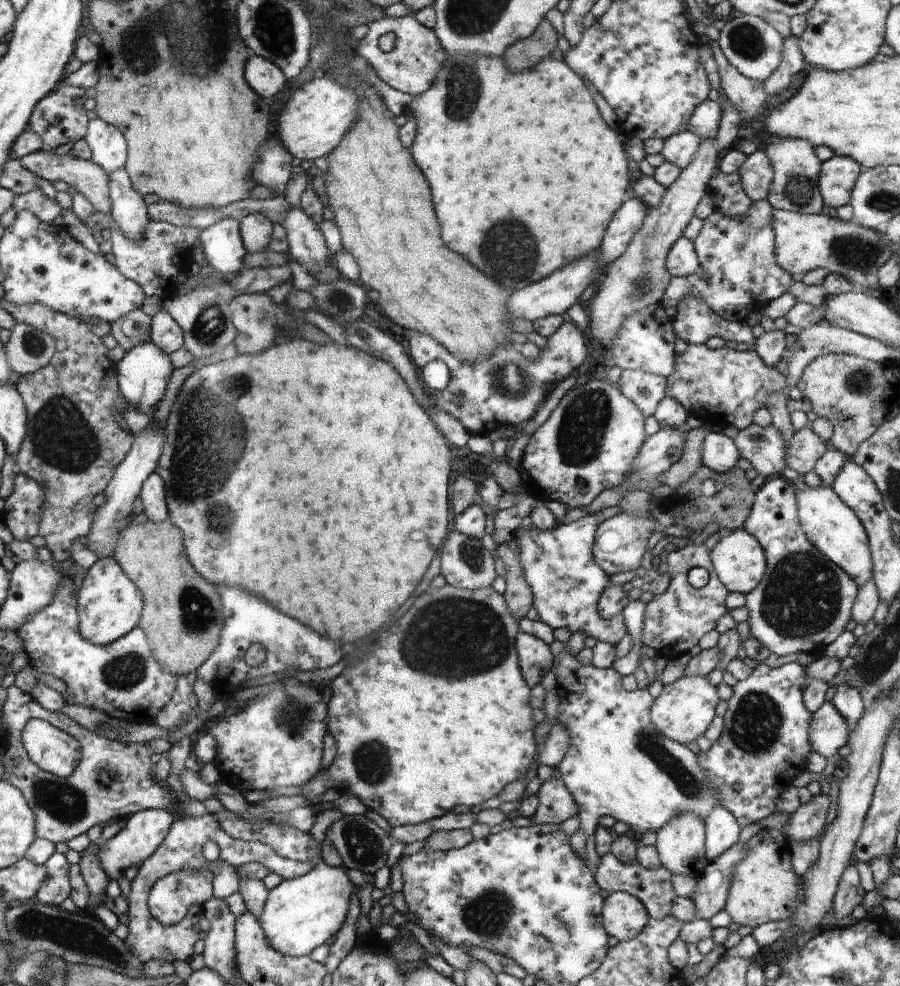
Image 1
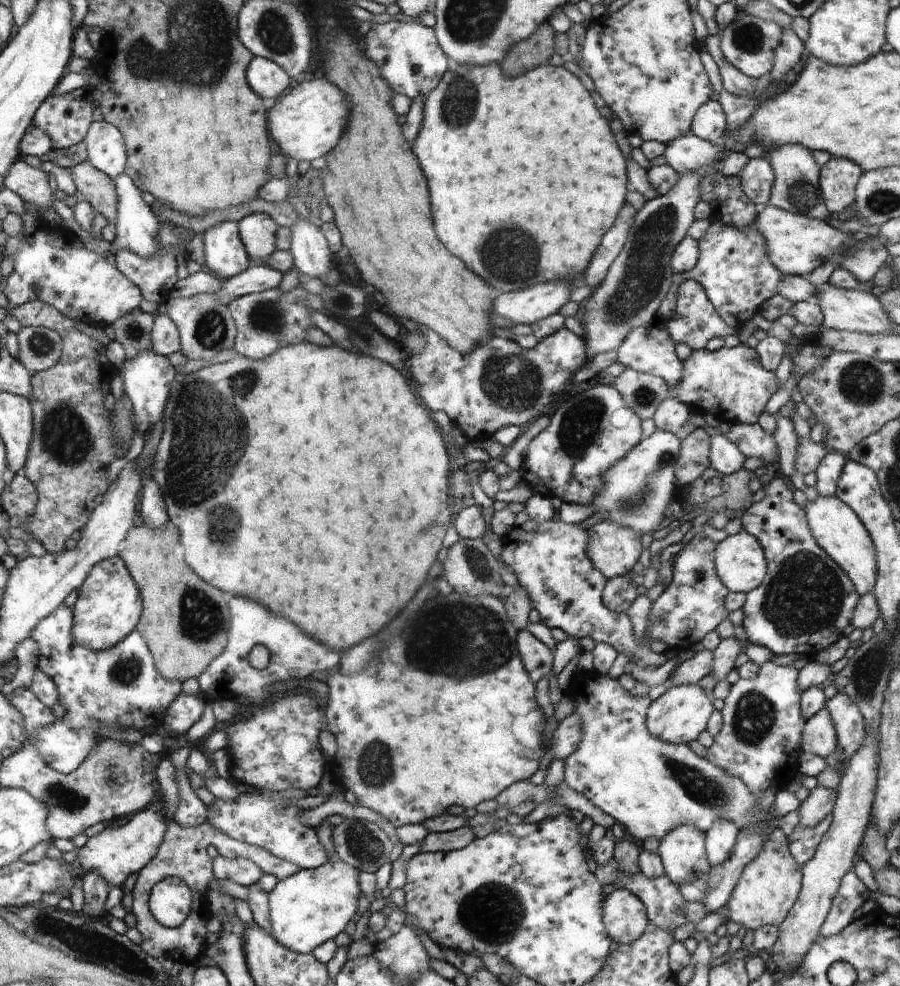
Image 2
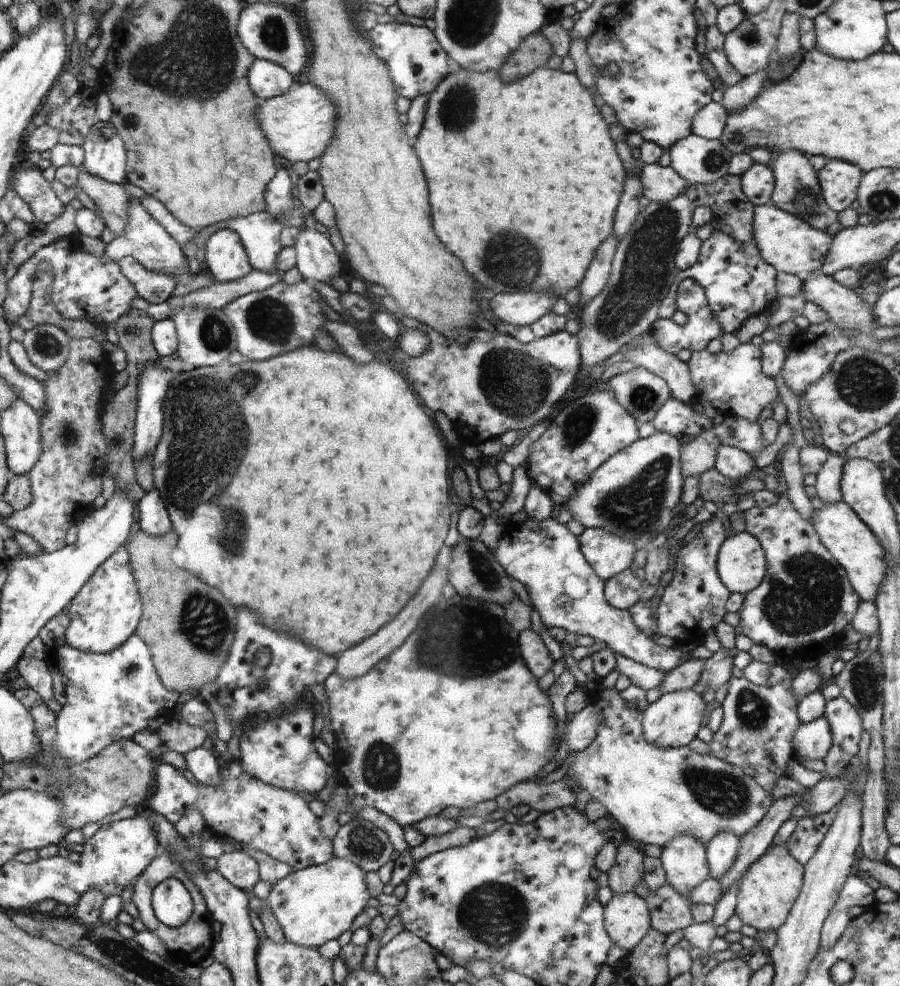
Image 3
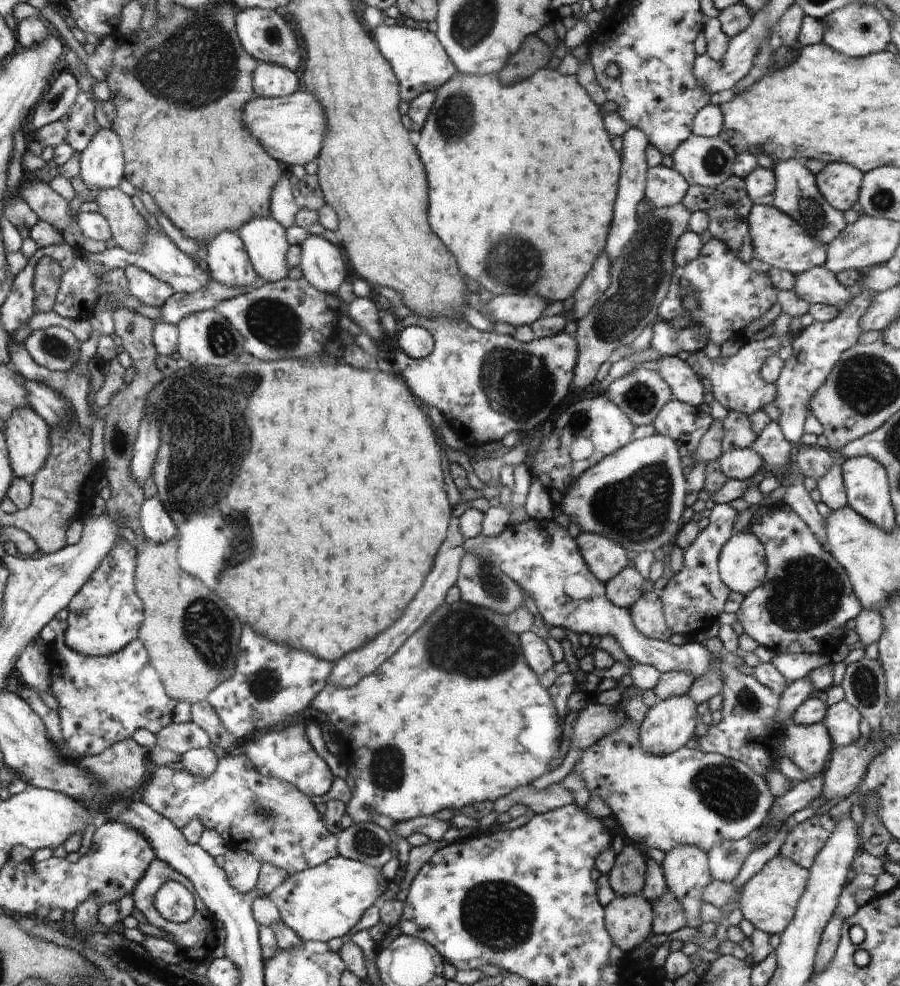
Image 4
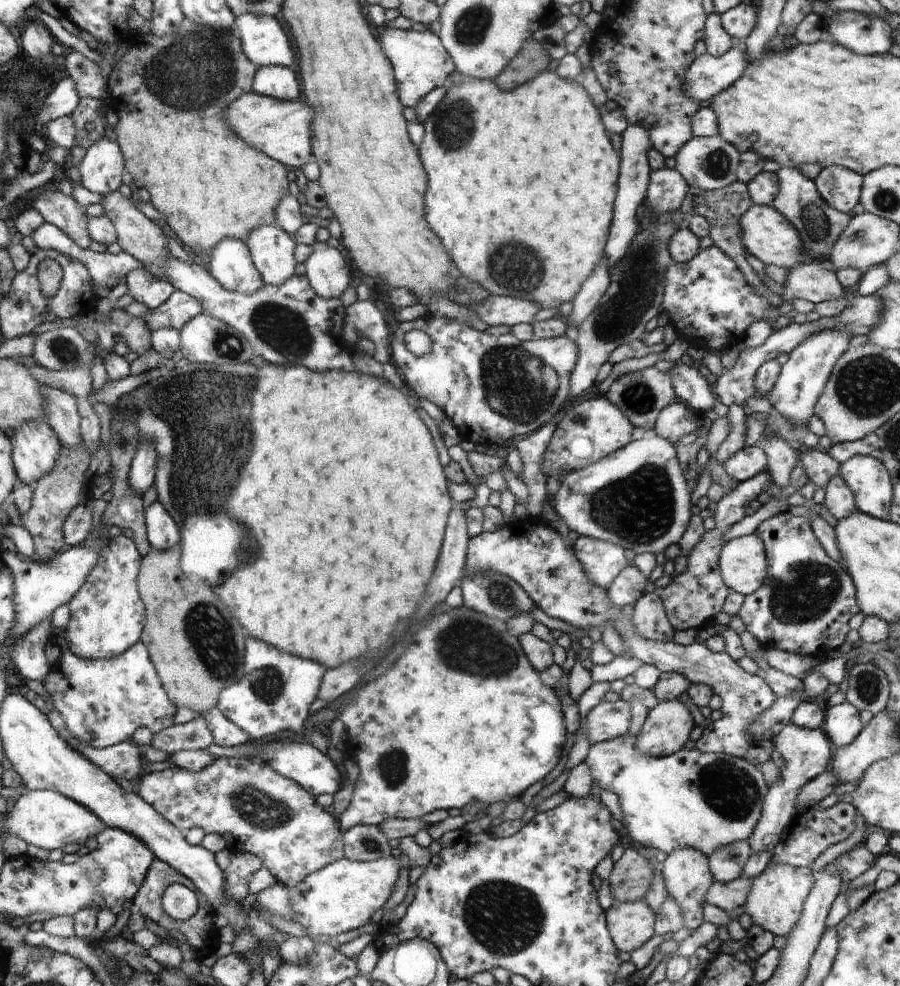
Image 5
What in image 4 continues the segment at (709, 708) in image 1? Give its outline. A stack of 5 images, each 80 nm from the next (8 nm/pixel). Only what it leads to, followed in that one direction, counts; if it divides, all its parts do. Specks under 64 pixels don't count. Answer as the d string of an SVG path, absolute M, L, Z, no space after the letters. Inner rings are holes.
M688 696L670 697L663 701L658 701L650 707L645 715L644 721L639 727L639 737L642 748L647 753L663 755L673 753L676 749L681 749L686 742L692 738L696 730L697 704Z

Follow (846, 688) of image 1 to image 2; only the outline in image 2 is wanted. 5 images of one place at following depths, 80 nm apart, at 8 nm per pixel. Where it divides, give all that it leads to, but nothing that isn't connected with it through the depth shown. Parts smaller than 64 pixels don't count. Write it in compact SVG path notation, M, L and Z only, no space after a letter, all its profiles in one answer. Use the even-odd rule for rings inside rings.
M838 692L833 698L826 701L825 707L830 713L836 729L836 748L825 758L826 767L817 775L818 785L837 790L842 766L852 755L858 752L865 739L865 720L859 706L845 692Z

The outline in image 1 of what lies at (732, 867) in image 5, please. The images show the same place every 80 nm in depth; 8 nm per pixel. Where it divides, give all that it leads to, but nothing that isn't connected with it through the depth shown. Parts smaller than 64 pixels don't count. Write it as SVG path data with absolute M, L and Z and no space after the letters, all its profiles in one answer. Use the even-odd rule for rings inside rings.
M714 807L705 820L705 851L710 861L716 860L737 843L741 831L738 821L726 807Z

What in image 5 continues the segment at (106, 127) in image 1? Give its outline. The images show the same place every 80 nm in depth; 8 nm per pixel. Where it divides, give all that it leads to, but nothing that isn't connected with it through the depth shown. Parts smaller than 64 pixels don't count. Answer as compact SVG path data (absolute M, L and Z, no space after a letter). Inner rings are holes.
M104 135L103 138L90 145L80 162L81 184L90 192L98 192L102 196L110 195L122 184L124 156L116 142Z

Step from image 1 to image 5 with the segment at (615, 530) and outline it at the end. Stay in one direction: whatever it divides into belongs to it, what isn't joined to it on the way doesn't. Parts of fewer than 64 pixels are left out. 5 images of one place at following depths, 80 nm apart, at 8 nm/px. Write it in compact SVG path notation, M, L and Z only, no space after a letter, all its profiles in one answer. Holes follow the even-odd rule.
M580 535L575 542L572 542L572 546L589 578L603 589L613 586L613 580L626 568L630 556L621 546L586 535Z

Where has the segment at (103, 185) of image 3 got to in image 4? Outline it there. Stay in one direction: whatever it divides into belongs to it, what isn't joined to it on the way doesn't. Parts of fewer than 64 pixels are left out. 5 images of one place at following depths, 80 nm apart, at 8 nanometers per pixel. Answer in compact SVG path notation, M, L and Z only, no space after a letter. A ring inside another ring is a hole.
M117 188L98 189L93 194L98 213L108 222L117 246L138 253L145 244L149 226L134 207L132 199Z

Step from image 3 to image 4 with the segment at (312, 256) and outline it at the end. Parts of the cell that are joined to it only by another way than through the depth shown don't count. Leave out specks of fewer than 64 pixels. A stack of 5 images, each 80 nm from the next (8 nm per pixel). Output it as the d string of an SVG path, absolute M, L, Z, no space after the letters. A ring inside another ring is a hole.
M311 234L299 245L301 248L299 267L303 277L323 293L337 292L346 278L346 266L339 246L330 243L324 237Z

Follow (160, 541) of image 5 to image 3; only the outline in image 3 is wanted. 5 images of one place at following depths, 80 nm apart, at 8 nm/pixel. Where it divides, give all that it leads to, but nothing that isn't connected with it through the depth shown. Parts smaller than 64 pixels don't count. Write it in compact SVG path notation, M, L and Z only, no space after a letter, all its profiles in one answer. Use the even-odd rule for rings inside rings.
M153 487L136 504L136 528L153 537L161 537L173 528L168 506L161 499L161 493Z

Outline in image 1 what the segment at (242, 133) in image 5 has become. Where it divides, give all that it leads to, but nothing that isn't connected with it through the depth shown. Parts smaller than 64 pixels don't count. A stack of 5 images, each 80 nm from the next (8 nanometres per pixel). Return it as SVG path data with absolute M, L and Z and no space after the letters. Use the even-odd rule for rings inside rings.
M324 73L295 88L278 117L278 140L300 160L316 160L338 148L357 120L357 96Z

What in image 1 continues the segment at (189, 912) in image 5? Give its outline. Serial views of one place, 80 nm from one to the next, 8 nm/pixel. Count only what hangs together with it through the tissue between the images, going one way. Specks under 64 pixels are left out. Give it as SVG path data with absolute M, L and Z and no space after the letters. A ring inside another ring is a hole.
M181 870L158 880L149 892L148 905L163 925L178 924L196 903L213 897L213 874L208 871Z

